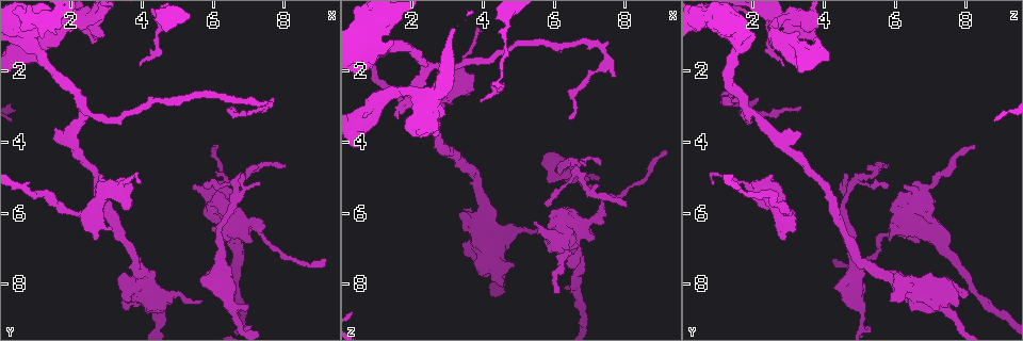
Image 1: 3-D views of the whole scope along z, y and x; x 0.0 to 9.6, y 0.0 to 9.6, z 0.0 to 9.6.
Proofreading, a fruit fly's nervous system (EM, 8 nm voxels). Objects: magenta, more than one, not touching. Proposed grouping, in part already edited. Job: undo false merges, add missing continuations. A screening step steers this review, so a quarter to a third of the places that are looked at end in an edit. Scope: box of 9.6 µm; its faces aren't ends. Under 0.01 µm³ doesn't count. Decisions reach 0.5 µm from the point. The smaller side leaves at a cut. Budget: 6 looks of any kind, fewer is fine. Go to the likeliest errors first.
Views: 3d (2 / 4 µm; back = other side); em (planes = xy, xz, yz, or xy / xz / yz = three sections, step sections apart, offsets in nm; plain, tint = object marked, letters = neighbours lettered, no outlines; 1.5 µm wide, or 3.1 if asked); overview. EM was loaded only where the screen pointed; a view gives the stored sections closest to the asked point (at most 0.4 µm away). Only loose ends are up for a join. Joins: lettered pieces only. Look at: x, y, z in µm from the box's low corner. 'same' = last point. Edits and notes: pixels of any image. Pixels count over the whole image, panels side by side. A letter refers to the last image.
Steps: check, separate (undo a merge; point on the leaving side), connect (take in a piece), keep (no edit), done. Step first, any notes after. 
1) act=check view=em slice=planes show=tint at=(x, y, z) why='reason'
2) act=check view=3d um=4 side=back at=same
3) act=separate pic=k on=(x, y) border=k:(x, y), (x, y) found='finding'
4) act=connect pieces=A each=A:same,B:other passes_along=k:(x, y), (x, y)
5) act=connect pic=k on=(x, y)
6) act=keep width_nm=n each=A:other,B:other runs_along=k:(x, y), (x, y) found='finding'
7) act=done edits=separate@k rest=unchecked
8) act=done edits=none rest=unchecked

act=check view=3d um=4 at=(6.25, 5.45, 6.70) why='thin arm on a thick one'

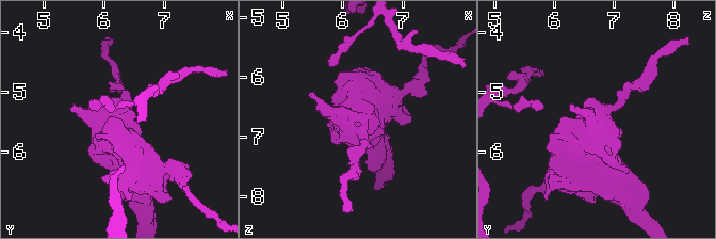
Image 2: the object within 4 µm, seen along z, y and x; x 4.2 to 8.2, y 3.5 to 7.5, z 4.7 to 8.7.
act=check view=em slice=xy step=4 show=letters at=(6.25, 5.40, 6.75) why='shape alone is not enough'

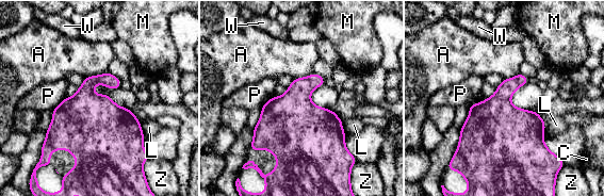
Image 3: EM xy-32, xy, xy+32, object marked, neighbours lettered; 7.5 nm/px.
act=keep each=A:other,C:other,L:other,M:other,P:other,W:other,Z:other border=3:(107, 71), (85, 77) found='all the same neuron'

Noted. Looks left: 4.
act=check view=3d um=2 side=back at=(2.45, 0.60, 2.75) why='arms part here'

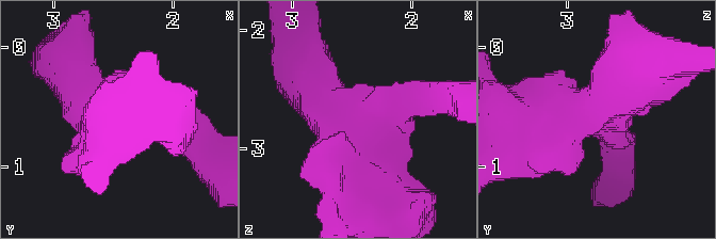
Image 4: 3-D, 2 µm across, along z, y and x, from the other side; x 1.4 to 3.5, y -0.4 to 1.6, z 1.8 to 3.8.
act=check view=em slice=planes show=letters at=(2.46, 0.58, 2.78) why='now the EM'

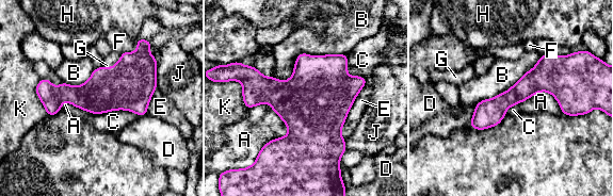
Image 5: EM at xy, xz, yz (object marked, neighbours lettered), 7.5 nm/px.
act=keep each=A:other,B:other,C:other,D:other,E:other,F:other,G:other,H:other,J:other,K:other border=5:(73, 104), (139, 116) found='all the same neuron'

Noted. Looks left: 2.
act=check view=em slice=planes show=plain at=(5.75, 8.10, 4.35)

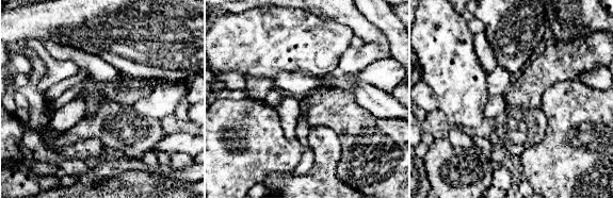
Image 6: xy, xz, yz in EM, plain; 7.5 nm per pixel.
act=check view=em slice=planes show=letters at=same

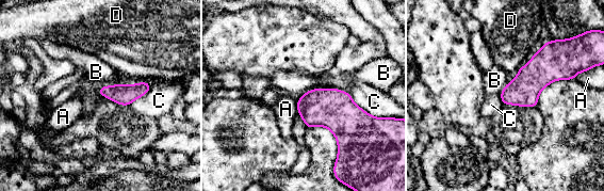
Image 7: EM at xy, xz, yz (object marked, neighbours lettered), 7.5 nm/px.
act=keep longest_contact=B:300nm each=A:other,B:other,C:other,D:other found='none of them fits'

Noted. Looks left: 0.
act=done edits=none rest=unchecked

